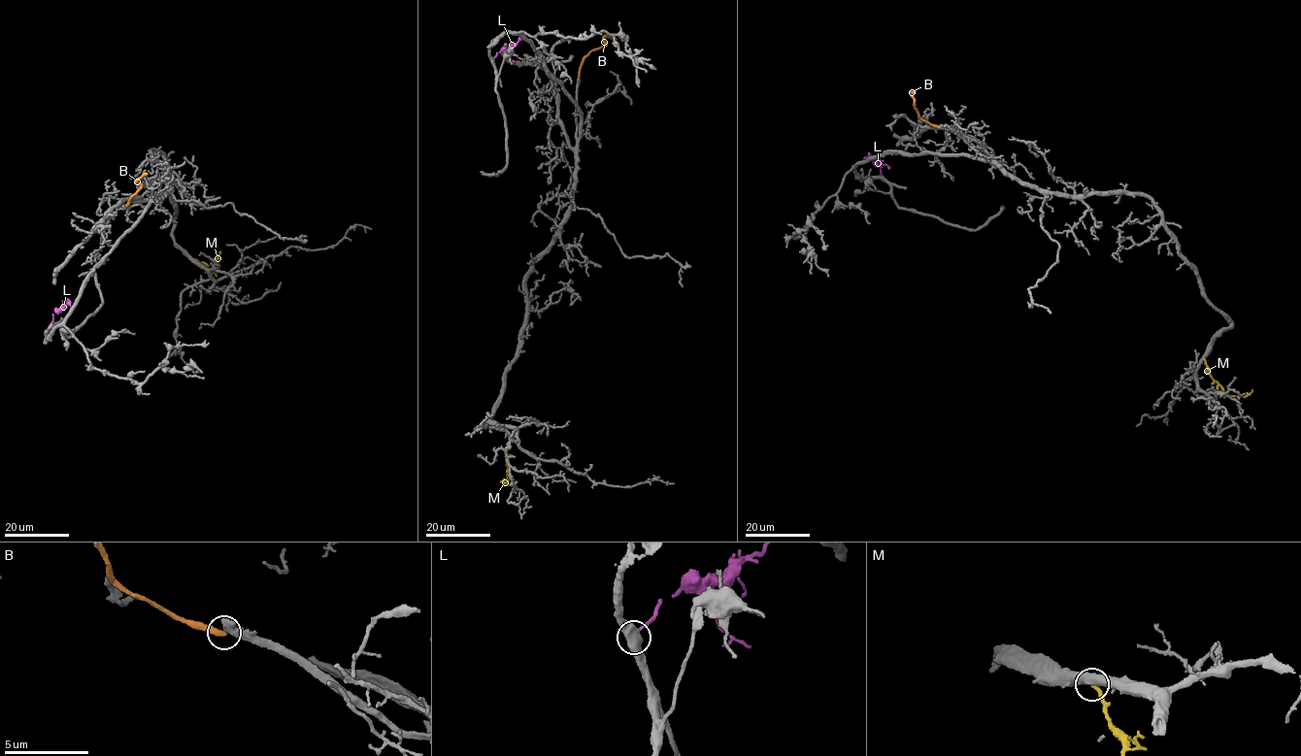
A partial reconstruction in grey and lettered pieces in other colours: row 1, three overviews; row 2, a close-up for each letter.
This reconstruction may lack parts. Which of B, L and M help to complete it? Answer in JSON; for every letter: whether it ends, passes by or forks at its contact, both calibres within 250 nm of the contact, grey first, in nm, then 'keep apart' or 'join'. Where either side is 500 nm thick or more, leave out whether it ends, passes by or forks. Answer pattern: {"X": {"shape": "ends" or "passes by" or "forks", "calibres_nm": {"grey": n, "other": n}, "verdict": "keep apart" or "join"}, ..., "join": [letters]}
{"B": {"shape": "ends", "calibres_nm": {"grey": 400, "other": 280}, "verdict": "keep apart"}, "L": {"shape": "ends", "calibres_nm": {"grey": 480, "other": 180}, "verdict": "keep apart"}, "M": {"calibres_nm": {"grey": 500, "other": 200}, "verdict": "join"}, "join": ["M"]}

